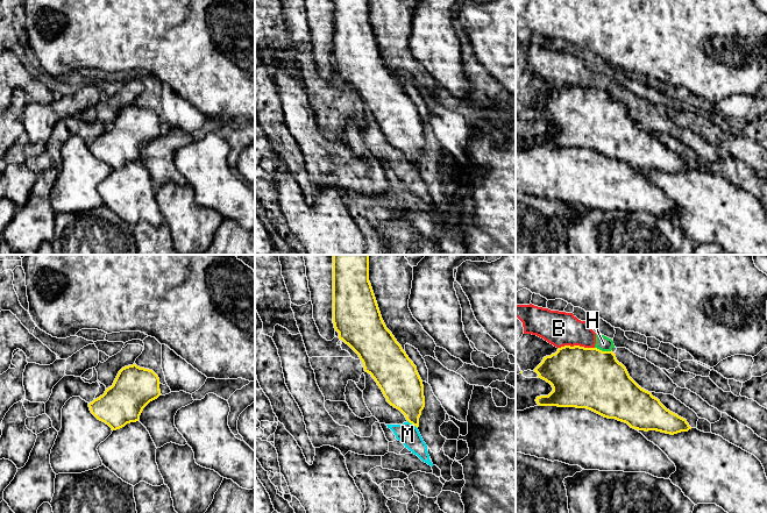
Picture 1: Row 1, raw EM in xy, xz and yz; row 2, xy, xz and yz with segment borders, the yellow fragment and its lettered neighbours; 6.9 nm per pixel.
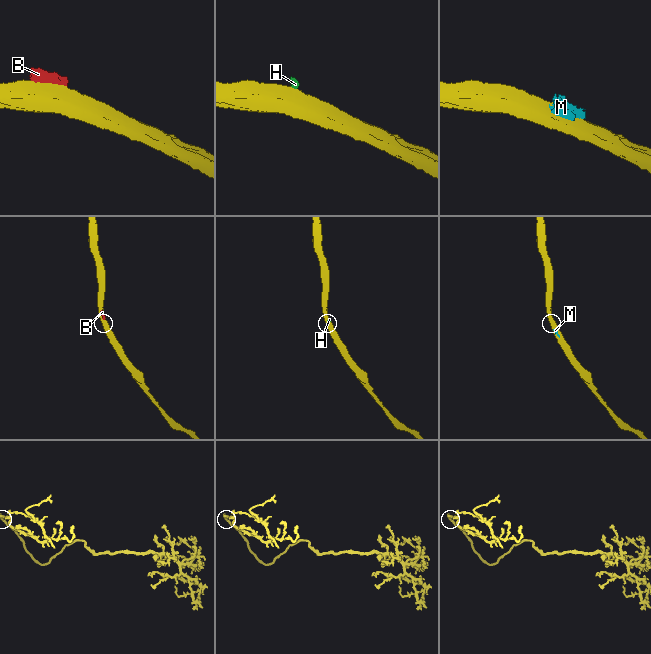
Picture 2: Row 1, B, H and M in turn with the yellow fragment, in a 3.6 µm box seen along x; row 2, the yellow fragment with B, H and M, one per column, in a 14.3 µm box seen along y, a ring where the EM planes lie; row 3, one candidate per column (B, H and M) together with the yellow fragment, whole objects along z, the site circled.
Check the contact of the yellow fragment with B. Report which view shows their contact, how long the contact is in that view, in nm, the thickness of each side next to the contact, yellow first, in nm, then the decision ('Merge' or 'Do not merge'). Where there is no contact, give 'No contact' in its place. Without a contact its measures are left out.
Touches yellow in yz. Shared border 240 nm. Thickness 420 nm (yellow) against 240 nm. Do not merge

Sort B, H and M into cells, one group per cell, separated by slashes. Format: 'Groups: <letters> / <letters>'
Groups: B H M

